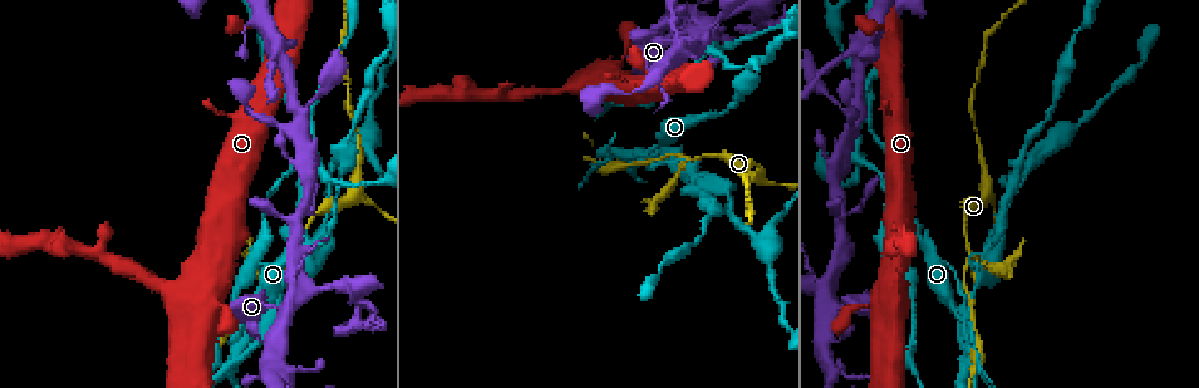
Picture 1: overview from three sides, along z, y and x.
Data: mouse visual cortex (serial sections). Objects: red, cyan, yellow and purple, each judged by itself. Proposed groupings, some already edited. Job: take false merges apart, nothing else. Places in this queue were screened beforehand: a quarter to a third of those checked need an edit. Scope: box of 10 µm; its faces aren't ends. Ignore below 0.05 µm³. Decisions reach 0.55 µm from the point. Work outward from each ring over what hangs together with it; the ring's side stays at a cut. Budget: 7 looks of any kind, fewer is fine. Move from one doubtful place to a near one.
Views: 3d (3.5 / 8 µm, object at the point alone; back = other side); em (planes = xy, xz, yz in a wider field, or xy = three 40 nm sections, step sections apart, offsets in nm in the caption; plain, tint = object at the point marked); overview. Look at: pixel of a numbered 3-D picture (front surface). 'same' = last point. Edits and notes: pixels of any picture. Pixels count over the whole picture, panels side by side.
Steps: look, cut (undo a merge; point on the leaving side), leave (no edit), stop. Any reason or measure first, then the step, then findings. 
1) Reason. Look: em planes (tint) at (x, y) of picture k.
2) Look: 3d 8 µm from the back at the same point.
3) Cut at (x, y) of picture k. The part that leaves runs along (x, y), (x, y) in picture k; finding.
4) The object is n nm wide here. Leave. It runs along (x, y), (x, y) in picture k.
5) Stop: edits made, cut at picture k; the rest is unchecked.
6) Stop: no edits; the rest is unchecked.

Sharp bend. Look: 3d 8 µm at (830, 298) of picture 1.

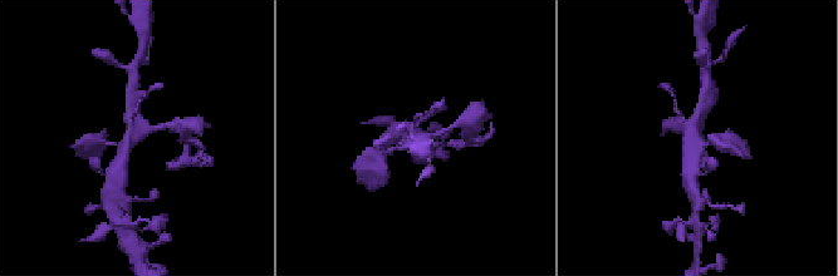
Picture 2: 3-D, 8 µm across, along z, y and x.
Look: 3d 3.5 µm at the same point.

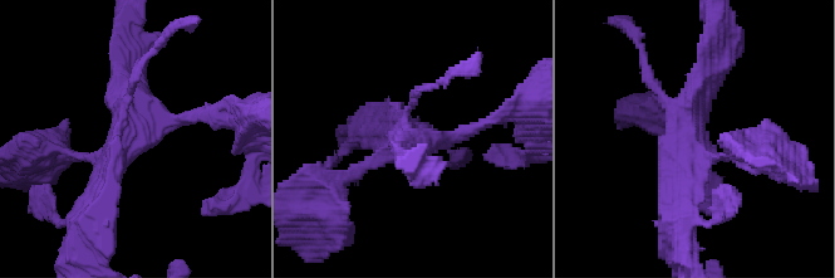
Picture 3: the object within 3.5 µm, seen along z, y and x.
Need the tissue. Look: em planes (tint) at (133, 135) of picture 3.

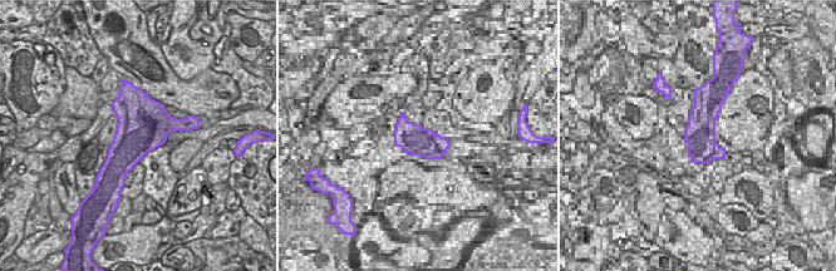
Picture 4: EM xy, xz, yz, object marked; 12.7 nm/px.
Leave. It runs along (68, 152), (113, 156), (137, 132), (133, 59) in picture 3; one cell here.

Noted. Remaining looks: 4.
Three arms meet. Look: 3d 3.5 µm from the back at (684, 162) of picture 1.

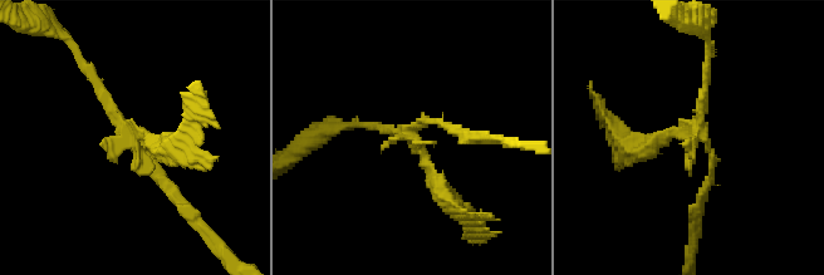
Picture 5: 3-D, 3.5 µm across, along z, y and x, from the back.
Shape alone is not enough. Look: em xy step 5 (tint) at (701, 132) of picture 5.

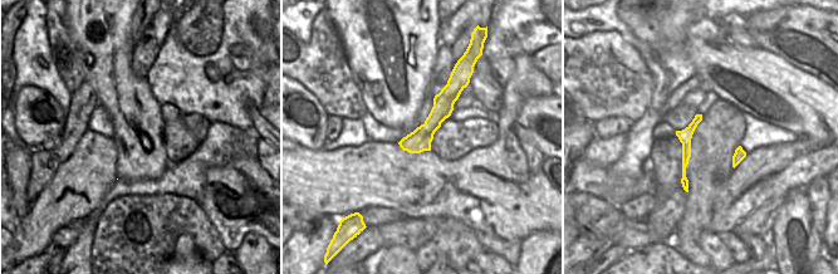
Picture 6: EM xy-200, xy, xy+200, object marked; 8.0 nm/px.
Cut at (647, 143) of picture 5. The part that leaves runs along (690, 136), (632, 151), (609, 121) in picture 5; a second cell is stuck on.

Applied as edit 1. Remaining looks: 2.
Stop: edits made, cut at picture 5; the rest is unchecked.

